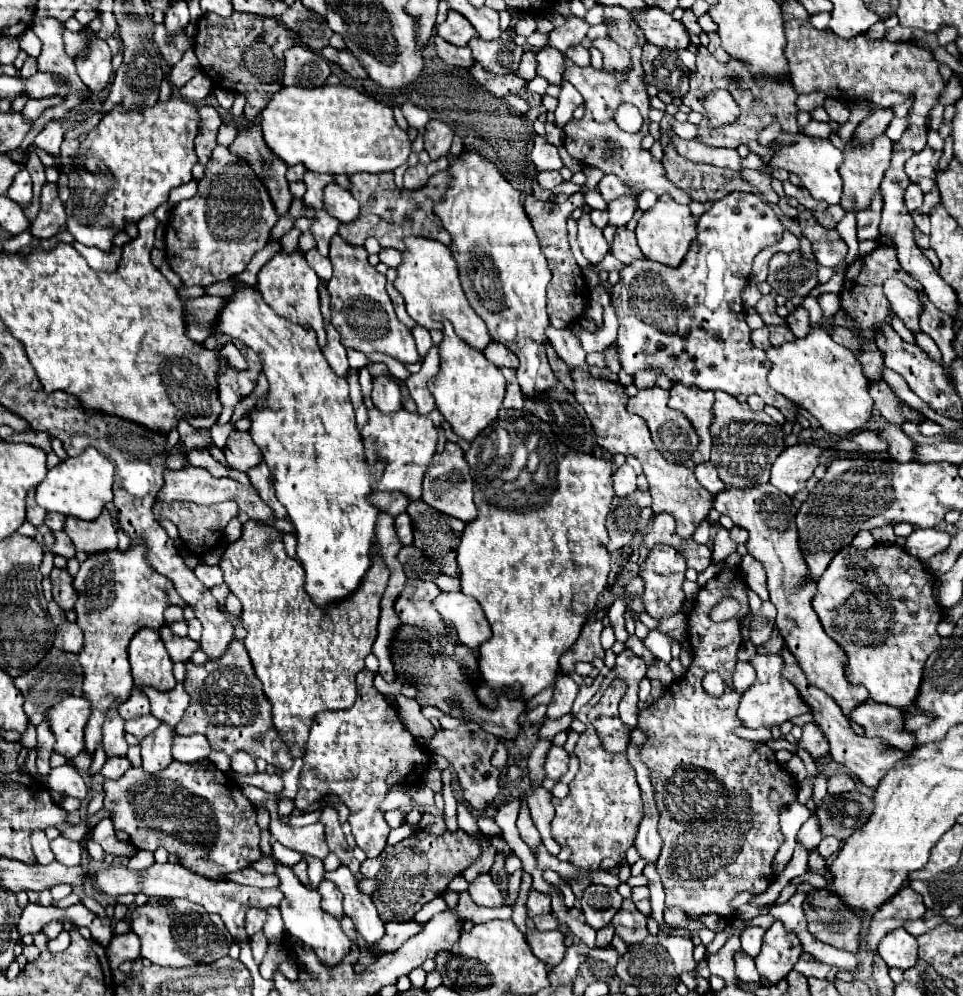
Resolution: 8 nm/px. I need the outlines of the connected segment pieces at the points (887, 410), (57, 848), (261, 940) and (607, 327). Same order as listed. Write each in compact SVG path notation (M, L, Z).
M870 381L868 383L868 393L874 399L874 405L880 409L882 417L888 423L896 423L902 425L904 423L904 413L902 413L902 401L898 399L898 395L894 393L894 389L884 381Z
M60 835L58 839L54 839L50 843L50 847L52 847L52 853L54 853L54 857L56 857L58 863L68 865L68 867L80 865L80 859L82 859L82 847L80 847L80 843L70 841L70 839L66 839L66 837Z
M256 933L254 937L250 937L250 947L252 947L252 955L254 955L254 961L260 963L264 953L266 953L266 947L268 947L268 939L264 937L264 933Z
M606 307L604 309L604 325L590 333L590 331L580 331L580 343L582 343L582 349L586 353L592 353L592 351L604 351L608 345L614 343L614 337L616 337L616 331L618 331L618 317L614 313L612 307Z

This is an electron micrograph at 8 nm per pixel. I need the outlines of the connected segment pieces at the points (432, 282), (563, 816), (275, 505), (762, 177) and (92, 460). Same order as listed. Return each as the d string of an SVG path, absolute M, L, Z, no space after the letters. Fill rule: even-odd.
M408 237L406 253L402 257L404 259L402 265L398 267L398 277L394 281L394 287L402 293L408 315L428 331L430 329L442 331L442 323L434 321L434 315L440 315L454 325L454 331L460 339L464 339L474 349L484 351L486 345L492 341L492 337L486 329L486 323L474 313L474 309L470 309L470 303L466 301L466 295L458 279L458 267L450 249L432 239Z
M594 695L577 714L577 718L586 724L586 731L580 733L574 749L580 761L580 771L570 783L570 795L564 799L552 799L556 807L552 837L558 845L568 845L572 849L570 863L582 869L598 869L604 857L612 857L618 865L624 863L624 853L634 845L638 821L642 819L642 799L634 769L630 769L630 763L622 753L608 753L602 747L596 729L588 725L587 713L598 703L599 695Z
M262 461L260 465L252 467L252 469L248 471L248 477L250 477L250 483L258 489L260 497L274 509L276 517L278 517L278 519L286 519L286 509L280 505L280 501L278 501L278 497L276 497L276 493L274 493L272 477L270 477L270 471L268 471L266 463Z
M742 169L740 171L742 173L742 177L754 187L754 189L758 189L764 197L766 197L766 201L768 203L778 203L778 195L776 195L776 191L772 189L772 175L766 175L766 173L762 173L762 171L750 171L750 169Z
M86 447L86 451L78 457L70 457L58 463L48 471L46 479L36 487L36 503L46 511L56 511L62 515L74 515L86 521L94 521L108 501L112 501L112 483L114 483L116 465L104 457L94 447Z

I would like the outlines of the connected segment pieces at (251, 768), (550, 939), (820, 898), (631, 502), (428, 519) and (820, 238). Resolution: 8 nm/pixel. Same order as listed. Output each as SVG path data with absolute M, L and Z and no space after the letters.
M236 751L232 755L232 771L234 773L254 773L256 771L256 763L254 763L254 757L250 757L250 753L246 751Z
M528 931L528 943L532 947L532 953L544 961L548 967L556 967L564 955L566 955L566 945L564 945L564 933L562 931Z
M814 889L814 893L808 893L804 913L808 931L818 941L850 953L858 951L860 919L846 905L838 905L838 897L828 889Z
M636 489L626 497L614 496L608 513L608 533L610 533L610 551L616 551L630 543L636 533L644 533L650 519L650 491Z
M424 501L408 505L408 515L414 529L414 547L440 565L440 571L448 577L458 577L456 551L464 531L464 523L430 509Z
M802 211L798 219L802 223L802 233L806 239L810 239L816 261L820 265L836 267L840 261L844 261L848 253L848 245L844 243L844 239L838 235L836 229L826 229L818 225L818 221L814 221L810 211Z

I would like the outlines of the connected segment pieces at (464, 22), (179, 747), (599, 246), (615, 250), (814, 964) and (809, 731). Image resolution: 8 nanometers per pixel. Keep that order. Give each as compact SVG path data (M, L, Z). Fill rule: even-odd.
M448 11L446 21L438 27L438 35L454 45L468 45L468 41L478 33L464 15L460 15L458 11Z
M176 735L174 737L174 753L172 757L176 761L182 761L182 763L194 763L194 761L200 761L204 757L208 757L212 751L210 747L210 741L204 737L204 735Z
M584 213L578 219L578 241L580 241L584 257L592 263L600 263L604 259L604 255L608 253L608 243L604 239L602 231L590 221L588 213Z
M618 227L612 243L612 255L620 259L622 263L632 263L634 259L642 257L642 251L636 245L636 235L634 231L628 231L626 227Z
M802 953L802 957L798 959L798 963L794 965L794 969L806 977L816 977L816 979L826 979L826 975L830 973L830 965L820 963L818 959L814 959L810 953Z
M806 723L804 725L804 733L802 733L802 739L798 741L814 759L822 759L824 755L828 755L828 739L824 735L824 731L814 723Z

